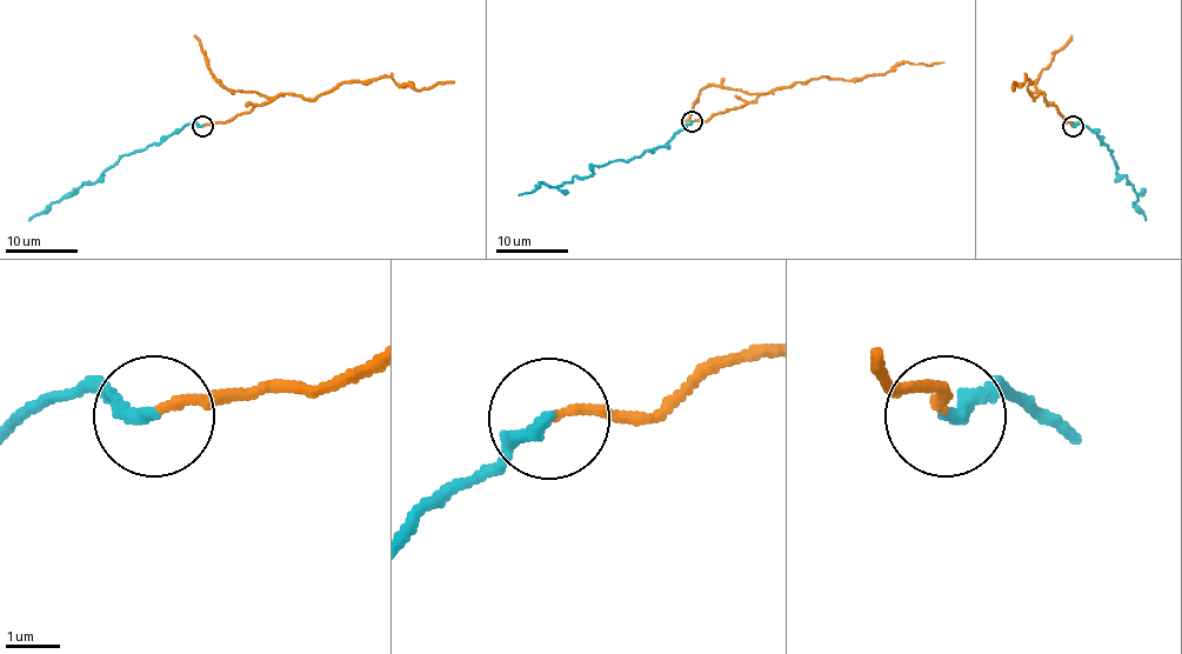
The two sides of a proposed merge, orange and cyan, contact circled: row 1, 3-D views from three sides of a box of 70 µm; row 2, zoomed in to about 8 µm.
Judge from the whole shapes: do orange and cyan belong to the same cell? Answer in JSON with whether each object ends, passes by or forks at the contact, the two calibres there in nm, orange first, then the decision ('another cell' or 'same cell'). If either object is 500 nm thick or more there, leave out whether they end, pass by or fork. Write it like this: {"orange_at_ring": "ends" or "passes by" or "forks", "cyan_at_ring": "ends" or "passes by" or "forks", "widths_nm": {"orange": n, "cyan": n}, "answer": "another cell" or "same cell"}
{"orange_at_ring": "ends", "cyan_at_ring": "ends", "widths_nm": {"orange": 150, "cyan": 260}, "answer": "another cell"}

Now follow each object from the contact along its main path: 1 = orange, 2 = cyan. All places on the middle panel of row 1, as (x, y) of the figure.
1: (692, 122), (709, 120), (773, 89), (821, 77), (861, 80), (907, 62), (943, 62)
2: (692, 122), (665, 145), (623, 161), (594, 165), (586, 178), (574, 175), (553, 187), (540, 184), (519, 194)

